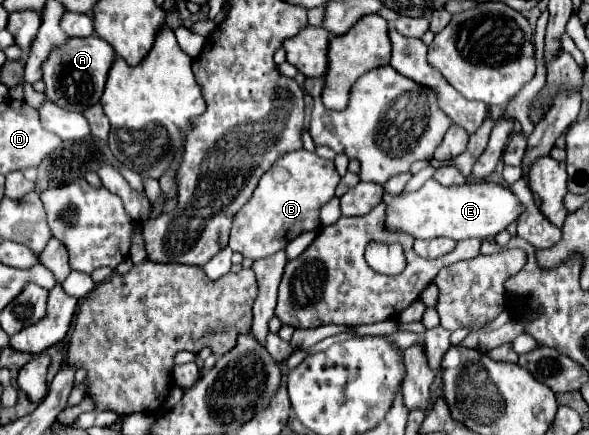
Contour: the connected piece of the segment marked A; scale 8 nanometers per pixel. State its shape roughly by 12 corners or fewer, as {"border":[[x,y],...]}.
{"border":[[72,37],[44,63],[46,97],[82,113],[100,103],[116,53]]}

